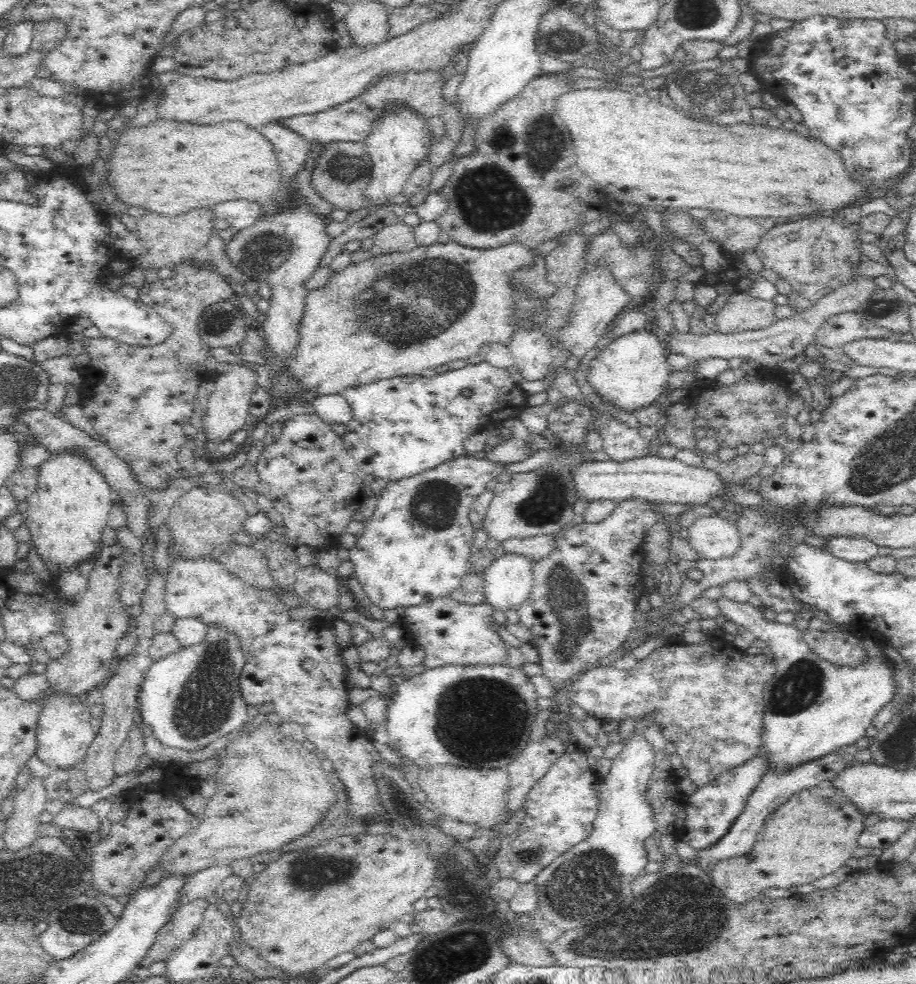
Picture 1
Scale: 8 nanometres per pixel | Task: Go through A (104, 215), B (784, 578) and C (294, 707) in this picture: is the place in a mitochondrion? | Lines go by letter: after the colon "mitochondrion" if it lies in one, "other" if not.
A: other
B: other
C: other

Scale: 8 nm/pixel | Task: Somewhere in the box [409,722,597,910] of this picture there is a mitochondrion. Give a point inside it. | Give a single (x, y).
(526, 856)

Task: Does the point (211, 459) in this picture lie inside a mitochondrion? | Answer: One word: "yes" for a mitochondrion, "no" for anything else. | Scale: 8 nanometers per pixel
no

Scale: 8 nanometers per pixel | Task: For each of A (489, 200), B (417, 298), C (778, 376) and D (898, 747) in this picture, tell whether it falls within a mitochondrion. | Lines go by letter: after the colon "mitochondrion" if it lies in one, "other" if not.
A: mitochondrion
B: mitochondrion
C: other
D: mitochondrion

